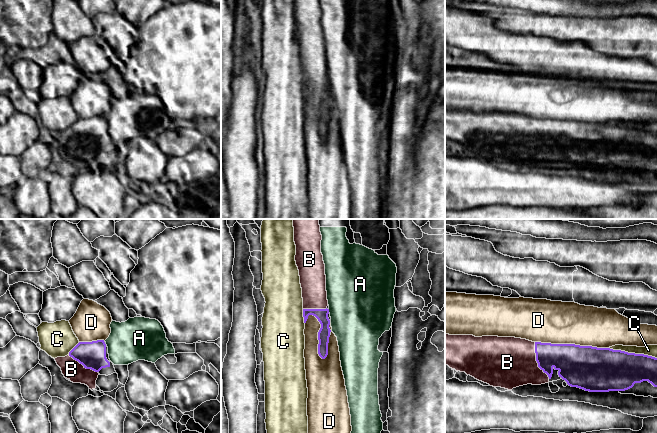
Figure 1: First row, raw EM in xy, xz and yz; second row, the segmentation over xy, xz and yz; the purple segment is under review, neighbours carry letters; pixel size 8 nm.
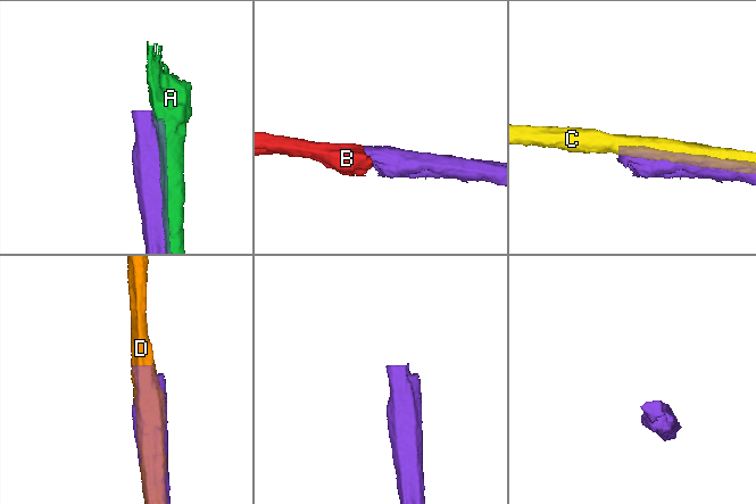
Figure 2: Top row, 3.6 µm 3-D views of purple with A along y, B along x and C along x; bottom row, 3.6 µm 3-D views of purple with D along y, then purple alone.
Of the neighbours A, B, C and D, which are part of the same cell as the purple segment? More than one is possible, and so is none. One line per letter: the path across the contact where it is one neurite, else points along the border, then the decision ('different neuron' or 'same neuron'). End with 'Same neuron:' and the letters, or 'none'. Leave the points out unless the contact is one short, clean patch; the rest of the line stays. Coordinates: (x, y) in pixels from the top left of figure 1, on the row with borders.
A: different neuron
B: way yz (567, 358), (536, 360), (507, 362); same neuron
C: different neuron
D: different neuron
Same neuron: B

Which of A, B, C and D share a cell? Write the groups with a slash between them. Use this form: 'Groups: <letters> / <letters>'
Groups: A / B / C / D

